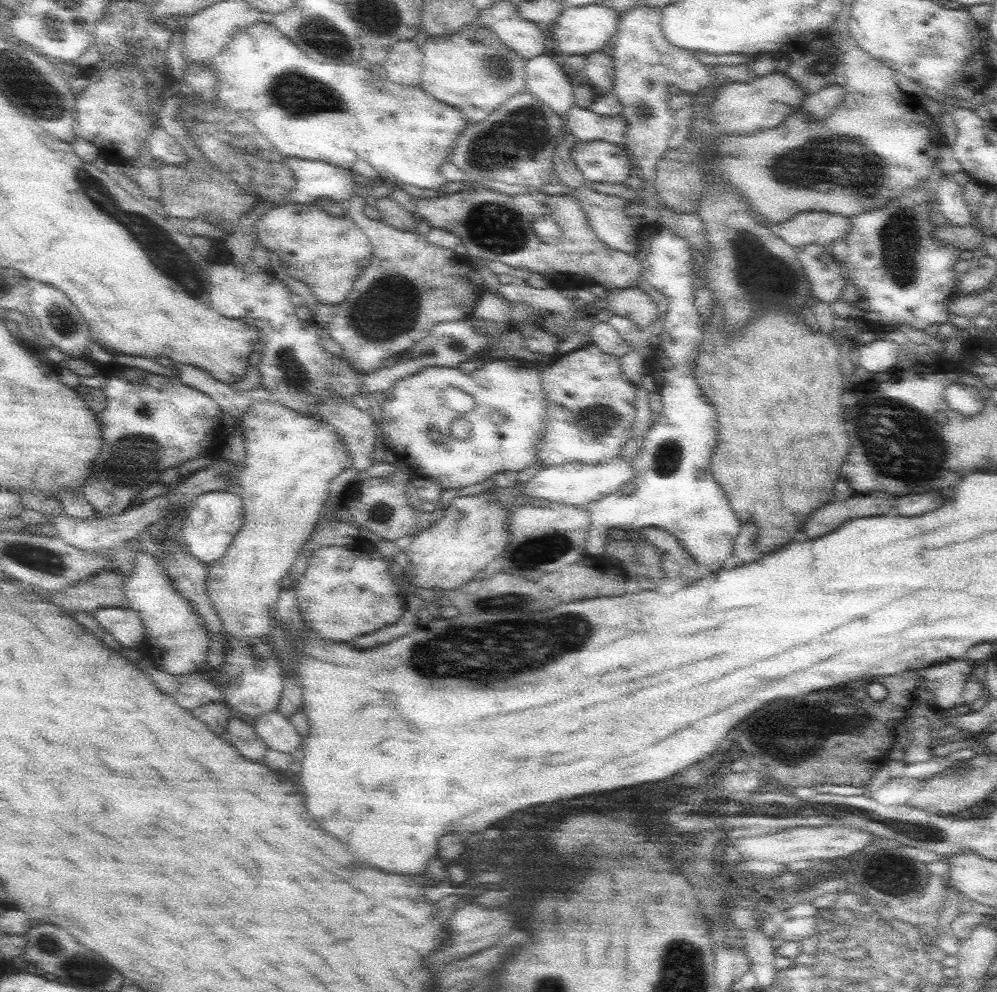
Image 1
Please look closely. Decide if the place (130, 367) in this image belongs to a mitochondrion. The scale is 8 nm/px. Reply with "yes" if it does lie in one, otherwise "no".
no

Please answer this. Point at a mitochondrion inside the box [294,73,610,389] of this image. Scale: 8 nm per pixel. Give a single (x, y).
(523, 129)

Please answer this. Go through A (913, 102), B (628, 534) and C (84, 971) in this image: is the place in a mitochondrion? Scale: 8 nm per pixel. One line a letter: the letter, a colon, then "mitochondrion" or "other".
A: other
B: other
C: mitochondrion

